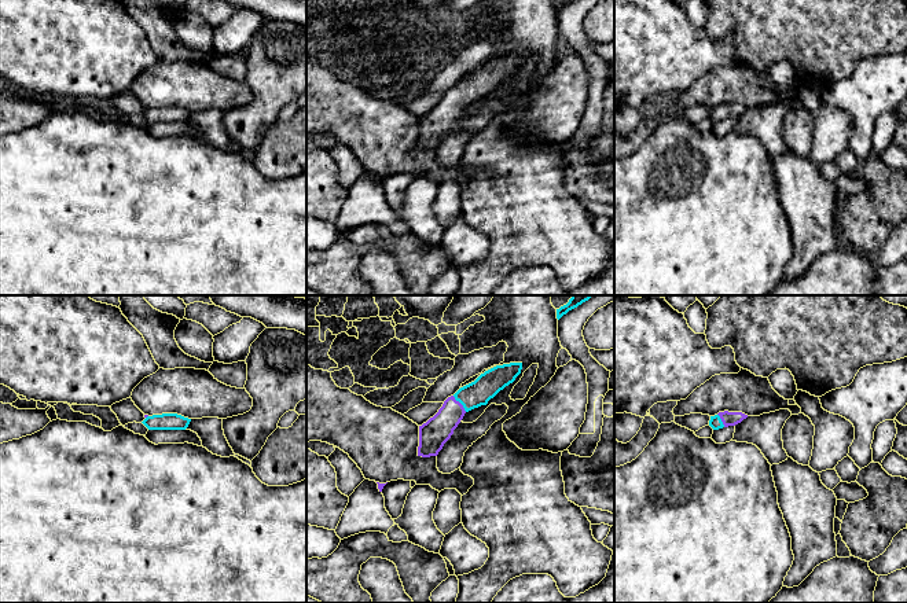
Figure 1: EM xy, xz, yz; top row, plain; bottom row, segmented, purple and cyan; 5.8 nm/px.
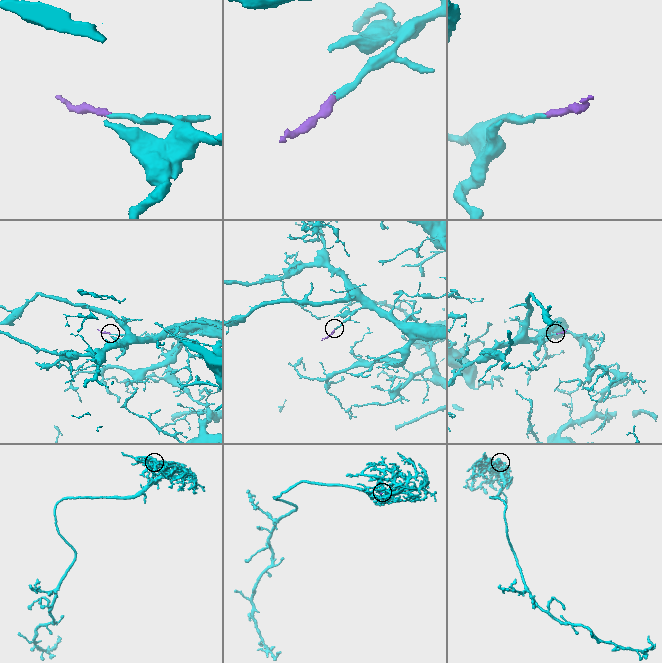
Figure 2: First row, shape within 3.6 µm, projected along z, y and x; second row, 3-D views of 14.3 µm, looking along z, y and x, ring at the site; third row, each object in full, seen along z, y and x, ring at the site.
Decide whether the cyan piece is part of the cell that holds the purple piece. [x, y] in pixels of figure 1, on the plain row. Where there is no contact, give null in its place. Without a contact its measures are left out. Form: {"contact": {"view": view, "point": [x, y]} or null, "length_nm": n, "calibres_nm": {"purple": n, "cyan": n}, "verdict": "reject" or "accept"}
{"contact": {"view": "xz", "point": [461, 96]}, "length_nm": 130, "calibres_nm": {"purple": 170, "cyan": 150}, "verdict": "accept"}

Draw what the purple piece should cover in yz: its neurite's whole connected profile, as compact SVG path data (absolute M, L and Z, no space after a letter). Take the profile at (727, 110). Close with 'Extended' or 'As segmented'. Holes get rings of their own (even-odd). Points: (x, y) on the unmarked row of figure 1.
M724 103L724 104L719 104L715 109L710 109L709 118L713 122L719 122L719 121L723 121L723 120L735 118L746 110L748 110L748 107L745 107L742 104Z. Extended

